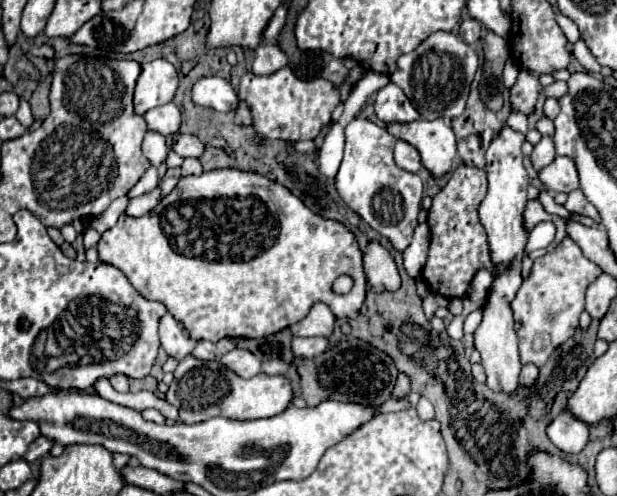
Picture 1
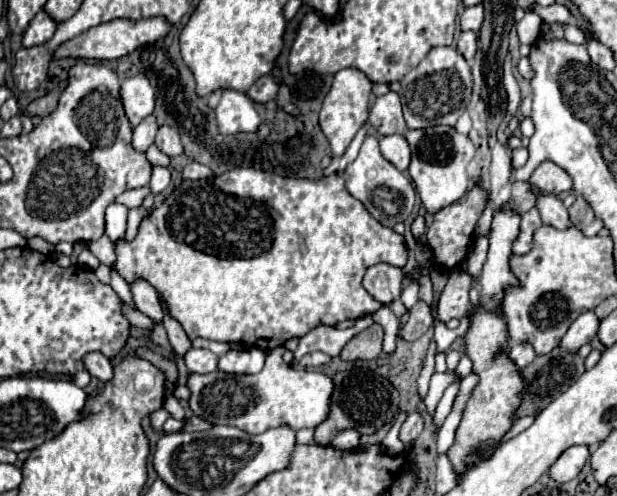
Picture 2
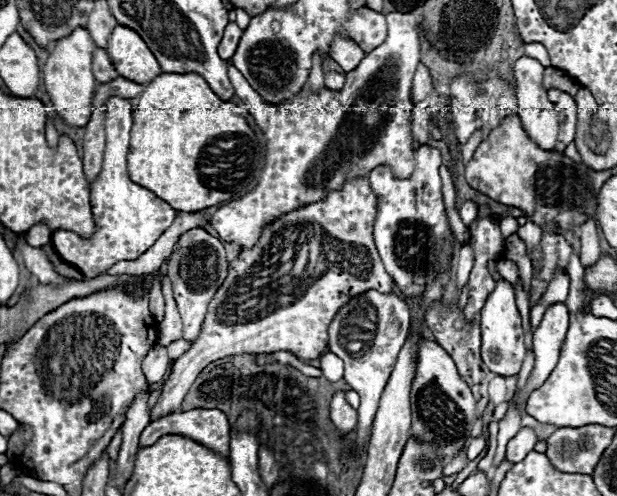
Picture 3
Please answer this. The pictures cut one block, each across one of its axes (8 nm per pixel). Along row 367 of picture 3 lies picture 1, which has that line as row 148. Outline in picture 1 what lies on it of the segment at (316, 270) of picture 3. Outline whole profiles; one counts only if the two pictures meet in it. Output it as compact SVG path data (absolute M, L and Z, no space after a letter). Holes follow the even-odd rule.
M176 134L176 140L174 140L174 146L172 146L172 150L174 150L176 154L180 154L182 158L186 158L186 156L200 158L200 156L204 154L206 146L204 146L204 142L202 142L202 140L198 140L196 136Z

